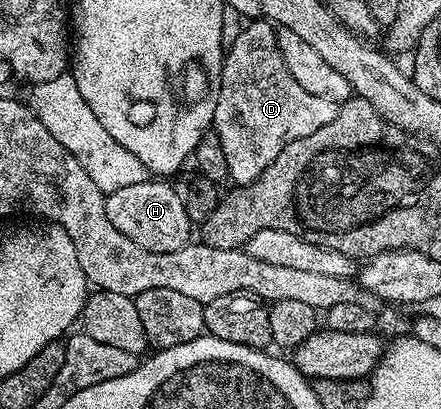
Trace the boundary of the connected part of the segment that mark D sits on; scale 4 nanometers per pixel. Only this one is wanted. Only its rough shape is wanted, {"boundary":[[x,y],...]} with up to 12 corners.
{"boundary":[[272,21],[223,53],[211,126],[234,186],[338,102],[295,83]]}

